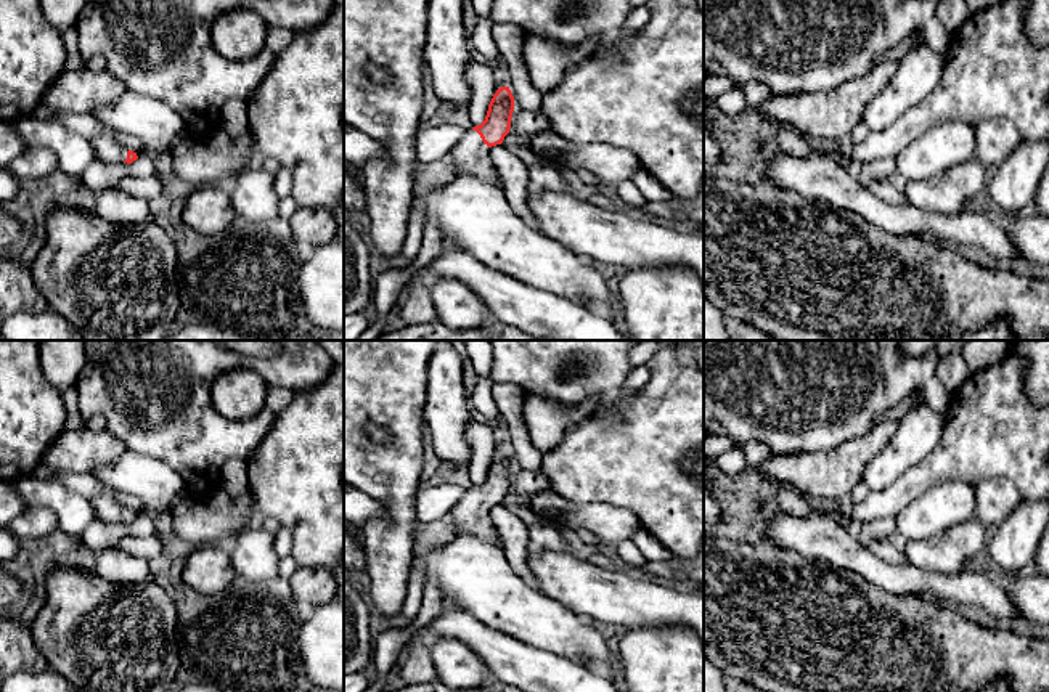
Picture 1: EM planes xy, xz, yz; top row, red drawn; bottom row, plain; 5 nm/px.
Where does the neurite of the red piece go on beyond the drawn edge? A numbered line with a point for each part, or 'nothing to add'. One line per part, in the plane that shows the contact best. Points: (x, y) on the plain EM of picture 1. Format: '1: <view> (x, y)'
1: xz (469, 517)

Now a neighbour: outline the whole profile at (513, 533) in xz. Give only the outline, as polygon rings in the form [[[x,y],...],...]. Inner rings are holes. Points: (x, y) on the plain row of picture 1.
[[[504,504],[492,506],[488,515],[512,572],[525,584],[540,591],[538,583],[527,565],[529,525]]]

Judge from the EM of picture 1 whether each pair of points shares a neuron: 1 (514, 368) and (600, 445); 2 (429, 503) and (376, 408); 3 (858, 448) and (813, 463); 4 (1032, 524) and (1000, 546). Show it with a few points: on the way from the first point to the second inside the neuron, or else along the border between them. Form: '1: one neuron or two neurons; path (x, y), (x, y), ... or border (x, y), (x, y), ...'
1: two neurons; border (624, 400), (616, 415), (588, 415)
2: two neurons; border (420, 488), (415, 498), (415, 521)
3: one neuron; path (847, 459), (844, 463), (824, 463)
4: one neuron; path (1024, 530), (1008, 546)

